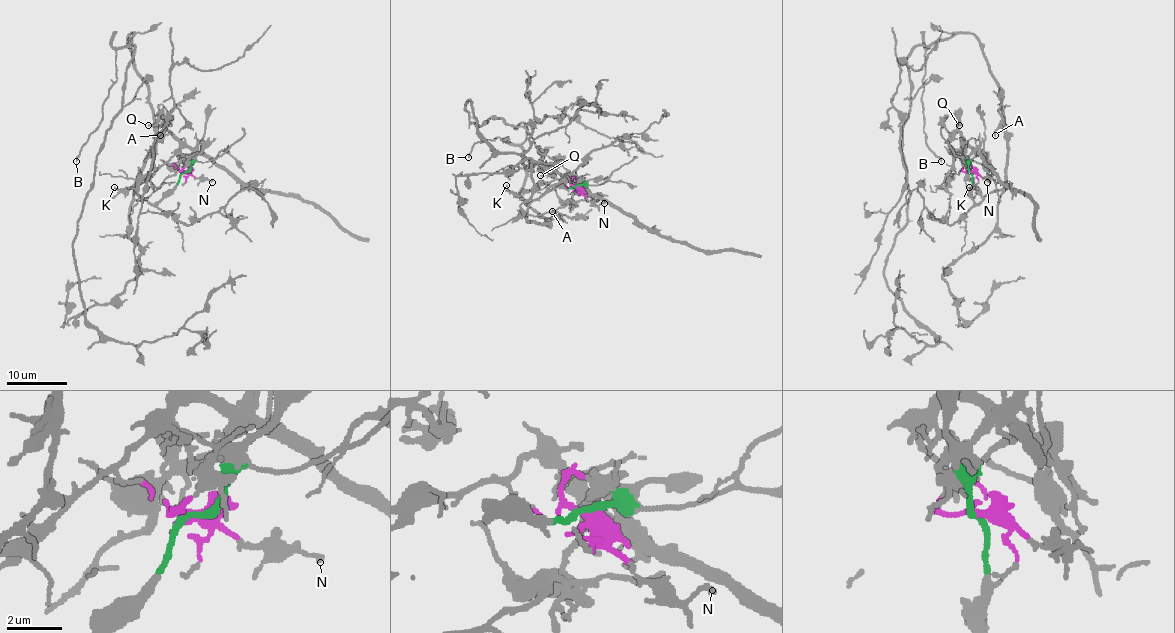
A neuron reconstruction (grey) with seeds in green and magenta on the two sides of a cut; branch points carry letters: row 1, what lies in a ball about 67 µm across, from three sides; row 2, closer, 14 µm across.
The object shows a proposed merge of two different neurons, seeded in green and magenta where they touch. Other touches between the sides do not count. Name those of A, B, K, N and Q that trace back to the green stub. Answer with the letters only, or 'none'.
A, B

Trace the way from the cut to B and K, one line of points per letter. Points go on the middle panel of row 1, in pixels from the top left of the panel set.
B: (577, 186), (543, 193), (529, 220), (547, 222), (520, 195), (523, 150), (508, 138), (478, 141), (468, 157)
K: (577, 186), (567, 187), (556, 180), (543, 181), (522, 195), (513, 193), (507, 184)

